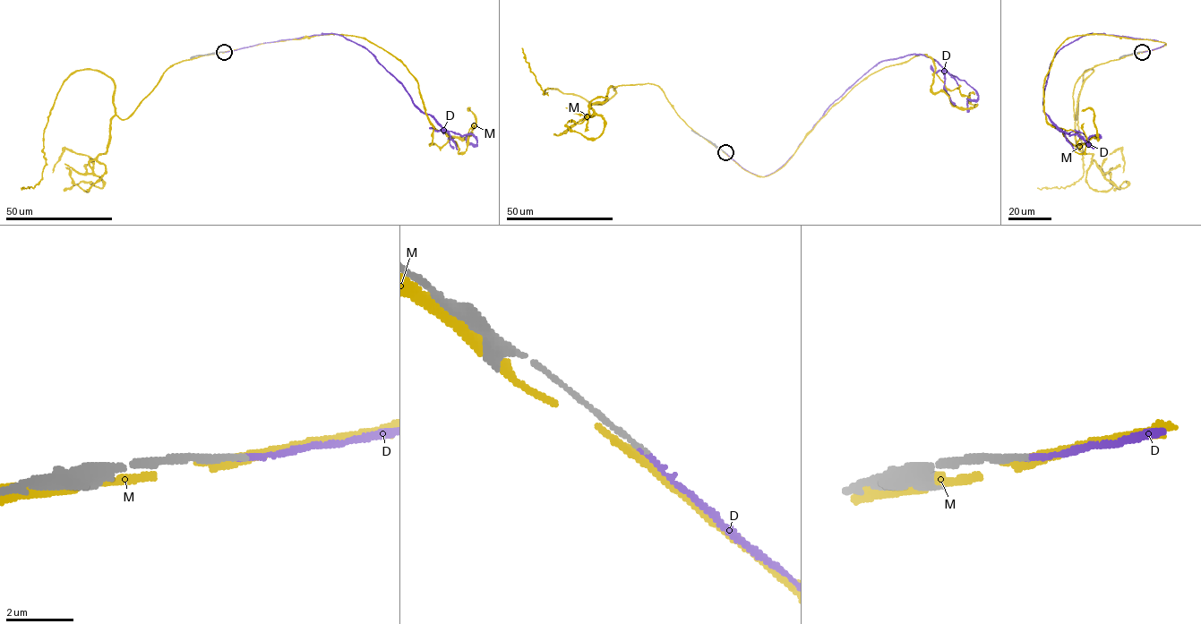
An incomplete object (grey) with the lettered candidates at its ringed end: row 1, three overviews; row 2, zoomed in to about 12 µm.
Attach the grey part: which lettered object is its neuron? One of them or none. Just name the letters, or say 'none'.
D

